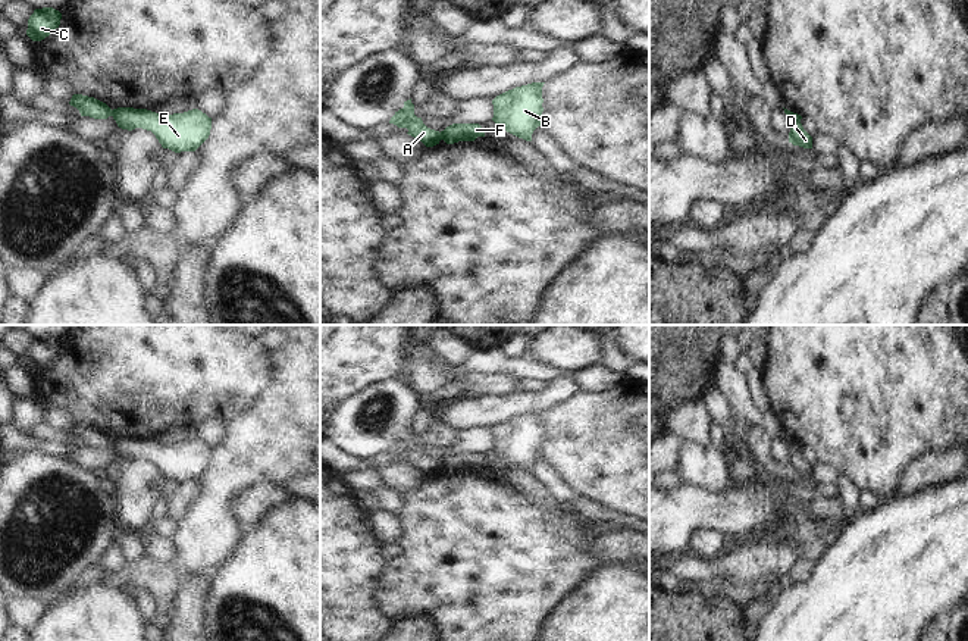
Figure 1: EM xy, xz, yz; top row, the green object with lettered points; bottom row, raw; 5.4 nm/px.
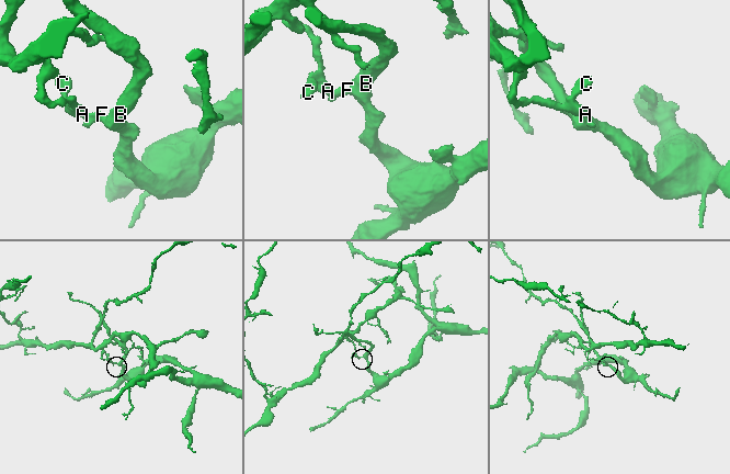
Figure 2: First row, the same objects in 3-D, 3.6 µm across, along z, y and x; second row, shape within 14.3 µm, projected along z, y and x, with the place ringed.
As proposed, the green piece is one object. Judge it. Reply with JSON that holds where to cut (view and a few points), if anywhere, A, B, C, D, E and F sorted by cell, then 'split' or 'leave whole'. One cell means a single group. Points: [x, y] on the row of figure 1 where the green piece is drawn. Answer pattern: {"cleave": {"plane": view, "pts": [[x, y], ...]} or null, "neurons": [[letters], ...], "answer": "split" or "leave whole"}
{"cleave": {"plane": "xz", "pts": [[439, 133], [441, 138]]}, "neurons": [["A", "C"], ["B", "D", "E", "F"]], "answer": "split"}

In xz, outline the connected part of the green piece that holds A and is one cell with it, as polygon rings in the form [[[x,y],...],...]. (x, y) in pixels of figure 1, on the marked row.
[[[411,99],[404,101],[404,107],[395,112],[389,123],[397,125],[398,128],[407,128],[407,134],[422,141],[426,147],[433,147],[441,141],[441,132],[427,128],[422,118],[414,115]]]

